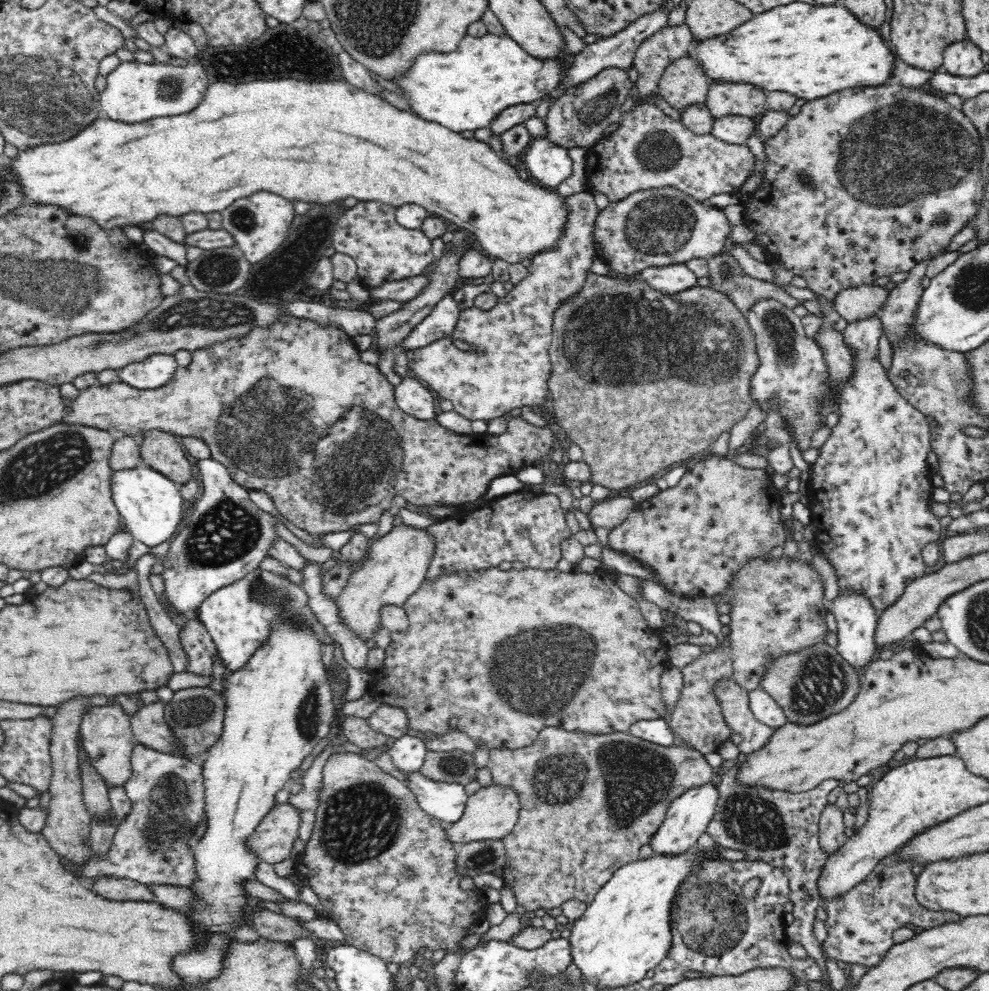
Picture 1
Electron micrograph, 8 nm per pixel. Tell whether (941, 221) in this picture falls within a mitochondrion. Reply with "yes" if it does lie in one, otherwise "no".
yes

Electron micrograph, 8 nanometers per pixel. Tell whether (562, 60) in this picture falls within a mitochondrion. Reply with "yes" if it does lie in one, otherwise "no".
no

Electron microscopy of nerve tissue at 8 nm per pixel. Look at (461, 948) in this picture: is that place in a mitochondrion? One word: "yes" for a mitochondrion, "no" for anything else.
no

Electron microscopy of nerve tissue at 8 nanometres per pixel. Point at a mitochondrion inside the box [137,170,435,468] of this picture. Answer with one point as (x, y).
(269, 280)

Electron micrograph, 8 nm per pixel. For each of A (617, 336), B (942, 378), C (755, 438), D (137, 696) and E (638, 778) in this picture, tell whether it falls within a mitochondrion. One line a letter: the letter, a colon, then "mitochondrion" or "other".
A: mitochondrion
B: mitochondrion
C: other
D: other
E: mitochondrion

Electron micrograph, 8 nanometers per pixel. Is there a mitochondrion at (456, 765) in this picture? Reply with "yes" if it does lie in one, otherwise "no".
yes

